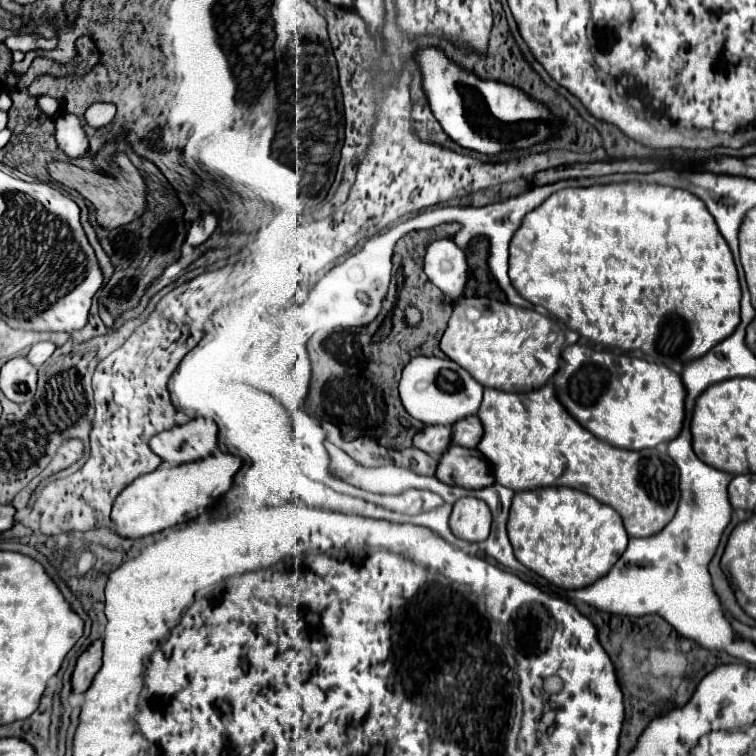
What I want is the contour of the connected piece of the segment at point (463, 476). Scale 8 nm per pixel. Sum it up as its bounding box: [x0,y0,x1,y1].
[436,445,494,489]

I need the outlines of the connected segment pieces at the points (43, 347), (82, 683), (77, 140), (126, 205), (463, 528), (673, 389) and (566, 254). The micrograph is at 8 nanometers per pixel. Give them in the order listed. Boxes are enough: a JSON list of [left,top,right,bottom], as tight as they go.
[[28,341,56,367],[72,641,102,693],[56,115,90,159],[48,153,146,229],[450,497,492,543],[554,343,684,449],[510,183,740,363]]

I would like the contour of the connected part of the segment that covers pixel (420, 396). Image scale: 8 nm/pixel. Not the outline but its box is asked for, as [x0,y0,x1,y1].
[398,355,484,427]

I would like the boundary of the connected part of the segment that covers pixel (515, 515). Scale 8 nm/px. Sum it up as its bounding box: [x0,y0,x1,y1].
[508,487,628,589]

